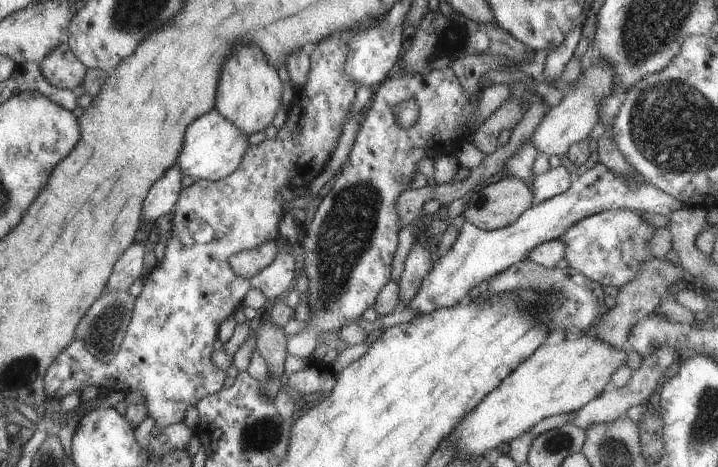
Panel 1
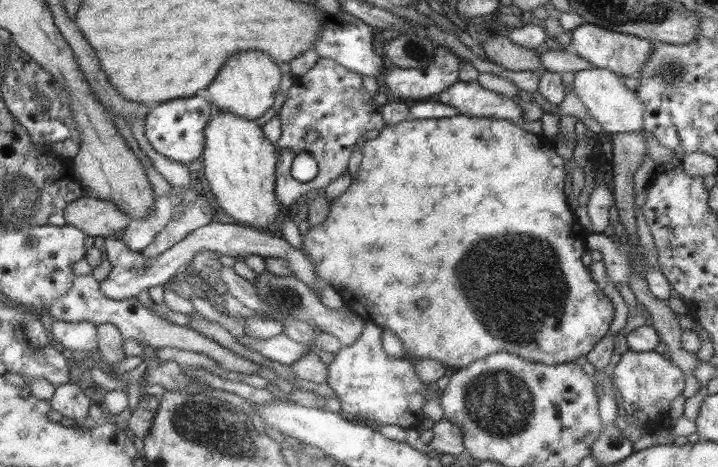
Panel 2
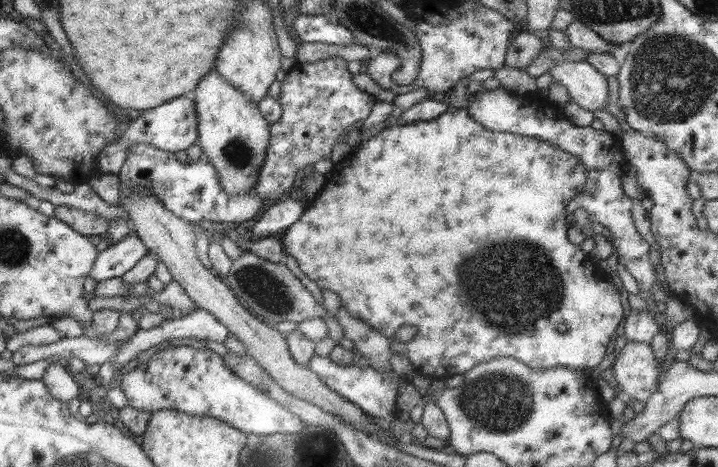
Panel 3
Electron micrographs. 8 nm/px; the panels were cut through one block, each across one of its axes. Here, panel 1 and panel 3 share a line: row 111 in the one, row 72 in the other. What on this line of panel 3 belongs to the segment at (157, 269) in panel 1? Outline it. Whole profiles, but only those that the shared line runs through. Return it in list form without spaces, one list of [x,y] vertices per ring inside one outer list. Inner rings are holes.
[[[329,57],[313,63],[296,64],[281,78],[277,96],[280,117],[269,125],[265,158],[253,186],[258,196],[272,199],[283,193],[293,184],[298,170],[329,158],[331,148],[341,136],[367,118],[375,98],[357,89],[351,77],[345,60]]]

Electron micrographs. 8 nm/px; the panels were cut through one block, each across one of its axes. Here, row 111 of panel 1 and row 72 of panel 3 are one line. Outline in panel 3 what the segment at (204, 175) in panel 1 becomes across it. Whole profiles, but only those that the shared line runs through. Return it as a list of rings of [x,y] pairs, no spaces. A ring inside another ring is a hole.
[[[212,68],[205,74],[191,93],[197,117],[196,144],[207,156],[207,162],[215,168],[221,188],[229,196],[235,196],[245,190],[253,190],[257,182],[269,142],[269,124],[261,116],[257,103],[251,102],[214,70]]]

